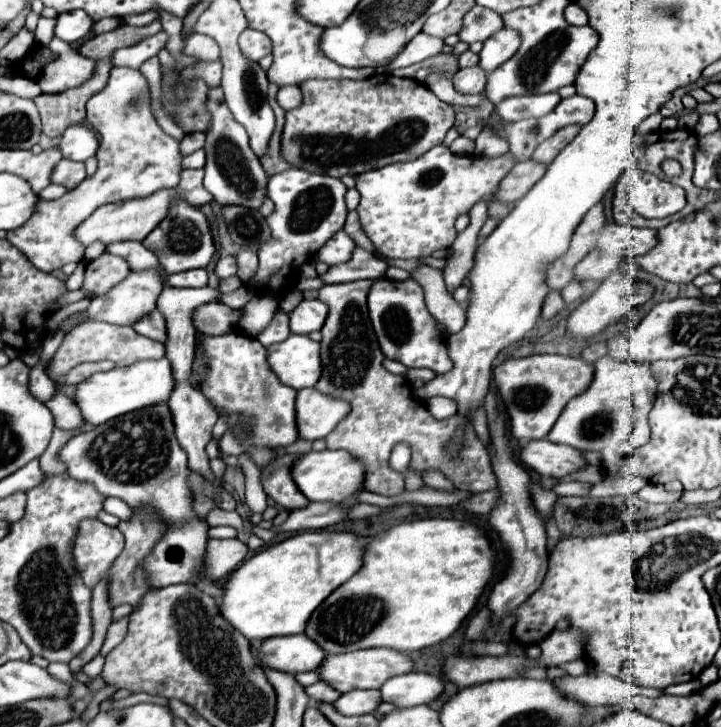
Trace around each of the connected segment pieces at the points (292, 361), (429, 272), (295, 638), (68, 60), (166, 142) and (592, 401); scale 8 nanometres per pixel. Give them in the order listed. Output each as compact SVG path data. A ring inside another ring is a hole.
M290 335L286 341L268 347L268 363L284 385L314 387L322 373L320 345L308 335Z
M422 265L422 267L416 267L410 273L410 277L422 285L426 293L426 307L436 317L436 321L444 325L448 333L460 331L466 323L466 311L448 293L444 279L442 279L442 271Z
M290 635L290 637L272 637L266 639L260 647L260 661L284 673L302 673L316 671L326 659L324 649L316 645L316 641L306 635Z
M52 37L50 45L54 53L58 53L58 59L50 65L44 67L38 85L46 93L56 93L56 91L66 91L70 87L82 85L86 79L92 77L94 73L94 63L80 53L72 49L72 45L60 41L58 37Z
M112 67L108 83L102 91L92 95L86 103L86 121L100 133L100 149L96 153L98 159L98 171L94 177L82 181L76 189L68 191L64 197L56 201L40 201L34 215L18 229L8 231L8 241L16 245L40 271L54 271L64 267L70 261L80 261L84 251L80 243L72 237L78 223L82 223L90 213L94 213L100 205L116 203L116 201L128 201L128 199L142 199L148 197L160 189L170 189L178 183L180 175L180 163L182 155L178 151L178 141L170 135L166 135L150 111L150 95L148 95L148 83L144 75L138 69L132 67Z
M610 355L600 357L596 363L592 385L572 399L558 417L556 425L548 433L548 441L564 443L580 451L602 451L610 443L610 435L616 425L632 425L632 453L650 441L648 413L652 401L656 401L658 381L650 369L650 363L640 361L616 361Z

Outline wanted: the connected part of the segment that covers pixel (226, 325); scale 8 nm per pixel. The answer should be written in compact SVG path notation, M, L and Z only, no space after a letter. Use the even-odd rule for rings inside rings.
M204 303L194 309L192 321L194 327L204 335L218 335L236 329L240 315L242 315L240 309L230 309L224 303Z

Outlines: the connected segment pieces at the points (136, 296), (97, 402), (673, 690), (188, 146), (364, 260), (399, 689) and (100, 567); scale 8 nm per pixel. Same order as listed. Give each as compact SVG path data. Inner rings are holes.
M140 271L140 273L130 273L122 283L118 283L112 291L108 291L102 297L92 299L88 309L80 315L84 315L86 321L104 321L110 325L134 325L134 321L140 321L140 317L146 317L156 309L156 297L160 295L164 287L160 285L160 277L154 271Z
M168 357L156 361L138 361L128 367L114 367L106 373L96 373L90 379L82 381L76 391L76 403L82 409L82 415L92 425L102 425L124 413L144 409L148 405L166 403L174 389L174 375Z
M696 679L696 681L690 681L690 683L672 685L672 687L668 687L664 693L666 693L666 695L692 695L692 693L696 693L698 689L702 689L702 683L698 683L698 679Z
M186 133L184 139L180 141L180 151L182 151L182 155L190 155L190 153L194 153L196 149L204 147L204 139L206 139L204 133Z
M354 247L352 257L344 265L328 267L324 275L318 275L324 283L346 283L346 281L358 281L358 279L378 279L384 277L388 265L380 259L376 259L370 251L362 247Z
M412 671L388 679L380 691L382 699L394 703L396 707L416 707L432 703L444 691L444 681L430 673Z
M98 519L82 521L74 541L74 557L84 583L94 587L122 549L124 537L116 527L108 527Z

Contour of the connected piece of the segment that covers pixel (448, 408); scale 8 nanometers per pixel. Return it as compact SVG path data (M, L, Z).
M430 397L426 401L428 405L428 411L436 417L436 419L446 419L446 417L452 417L456 411L458 411L458 405L456 401L448 399L448 397Z

